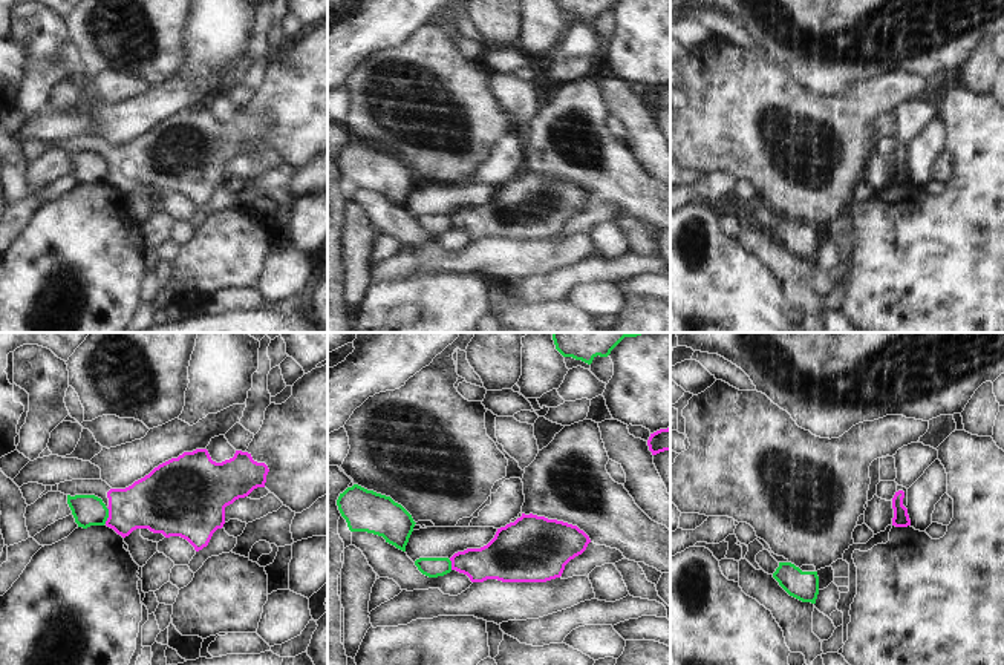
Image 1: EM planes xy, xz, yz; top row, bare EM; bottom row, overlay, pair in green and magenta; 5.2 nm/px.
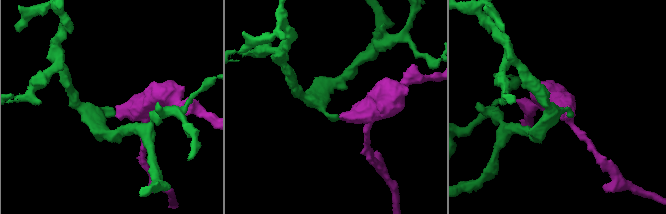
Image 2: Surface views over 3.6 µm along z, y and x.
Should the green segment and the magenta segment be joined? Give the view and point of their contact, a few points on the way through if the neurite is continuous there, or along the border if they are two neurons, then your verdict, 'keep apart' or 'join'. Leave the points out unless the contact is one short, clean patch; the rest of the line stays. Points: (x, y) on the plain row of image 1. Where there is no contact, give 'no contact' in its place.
contact xy (107, 172); border xy (107, 164), (107, 176), (104, 180); keep apart

